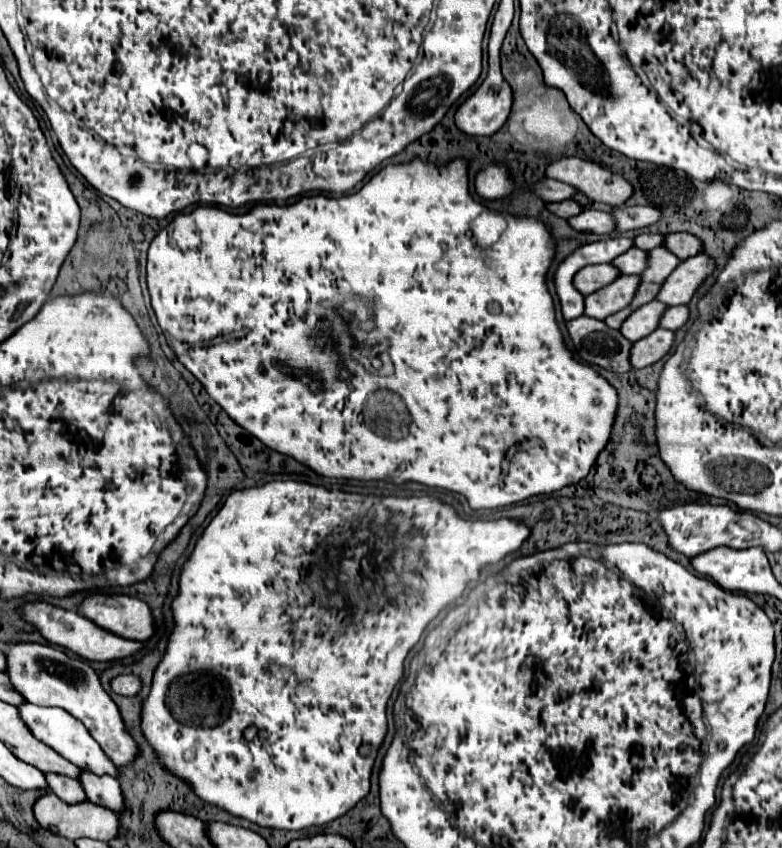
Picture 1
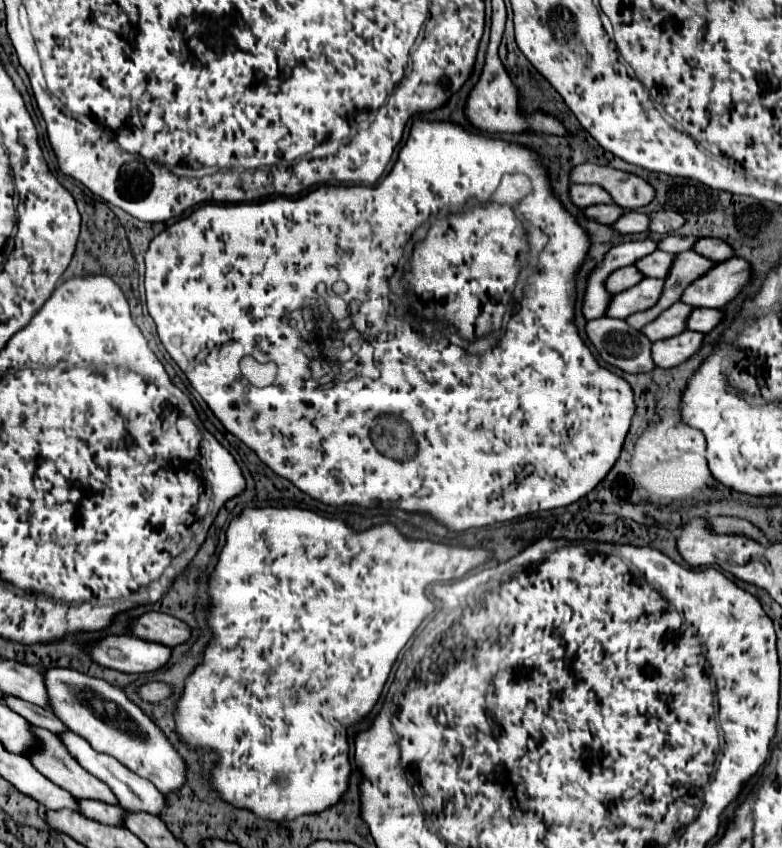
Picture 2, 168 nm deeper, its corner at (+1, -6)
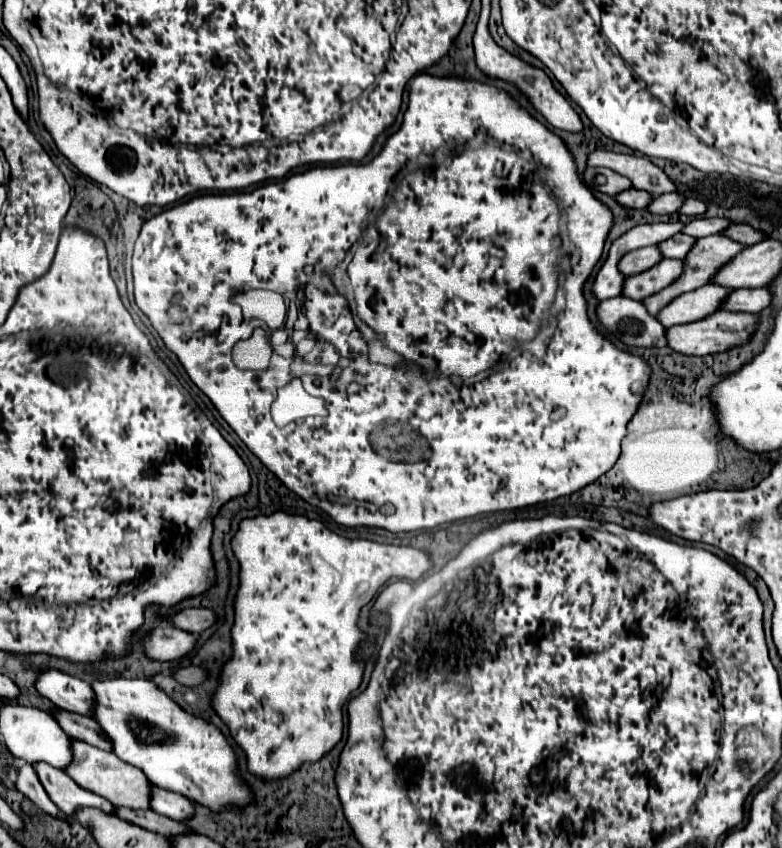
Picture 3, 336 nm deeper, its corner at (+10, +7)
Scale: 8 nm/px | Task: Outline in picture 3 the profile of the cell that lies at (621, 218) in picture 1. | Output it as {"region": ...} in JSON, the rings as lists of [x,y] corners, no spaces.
{"region":[[[687,198],[677,212],[679,212],[679,214],[685,214],[685,216],[699,216],[699,214],[703,214],[703,210],[705,210],[705,204],[703,204],[701,200]]]}

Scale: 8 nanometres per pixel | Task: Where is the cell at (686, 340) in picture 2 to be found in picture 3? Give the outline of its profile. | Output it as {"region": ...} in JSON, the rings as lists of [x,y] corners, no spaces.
{"region":[[[717,310],[713,314],[709,314],[703,320],[697,322],[689,322],[689,324],[681,324],[681,326],[671,326],[665,330],[665,338],[667,338],[667,346],[679,354],[687,354],[687,356],[705,356],[705,354],[715,354],[715,352],[723,352],[729,350],[737,344],[743,344],[749,340],[749,336],[755,330],[755,314],[727,314],[723,310]]]}

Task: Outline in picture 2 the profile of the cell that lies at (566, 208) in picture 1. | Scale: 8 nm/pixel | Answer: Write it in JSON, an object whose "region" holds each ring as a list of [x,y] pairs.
{"region":[[[608,203],[608,205],[592,205],[584,209],[584,215],[588,215],[590,219],[604,223],[604,225],[612,225],[616,223],[616,219],[620,219],[624,215],[624,209],[620,205]]]}

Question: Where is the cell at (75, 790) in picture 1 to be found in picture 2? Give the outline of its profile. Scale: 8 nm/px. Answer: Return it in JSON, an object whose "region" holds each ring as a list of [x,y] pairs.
{"region":[[[78,799],[82,813],[88,819],[94,819],[98,823],[106,823],[106,825],[116,825],[116,827],[124,827],[124,809],[122,807],[114,807],[114,805],[106,805],[102,801],[92,801],[92,799]]]}

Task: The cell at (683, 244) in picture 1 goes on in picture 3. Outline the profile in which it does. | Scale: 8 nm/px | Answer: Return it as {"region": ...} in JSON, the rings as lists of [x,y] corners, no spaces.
{"region":[[[731,224],[727,230],[719,232],[739,244],[745,244],[745,246],[751,246],[759,240],[763,240],[763,234],[759,234],[759,230],[751,230],[751,226],[743,226],[743,224]]]}

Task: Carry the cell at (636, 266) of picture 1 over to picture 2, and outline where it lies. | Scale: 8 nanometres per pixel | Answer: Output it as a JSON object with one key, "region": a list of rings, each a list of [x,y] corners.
{"region":[[[654,251],[652,255],[640,259],[636,263],[636,267],[646,275],[646,277],[660,277],[664,279],[672,267],[672,259],[676,259],[676,255],[666,253],[666,251]]]}

